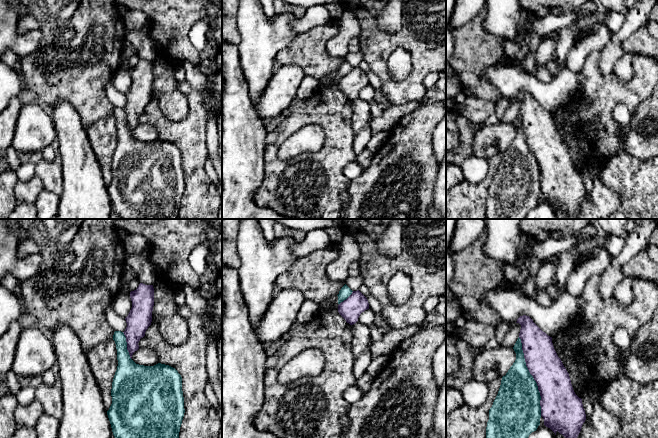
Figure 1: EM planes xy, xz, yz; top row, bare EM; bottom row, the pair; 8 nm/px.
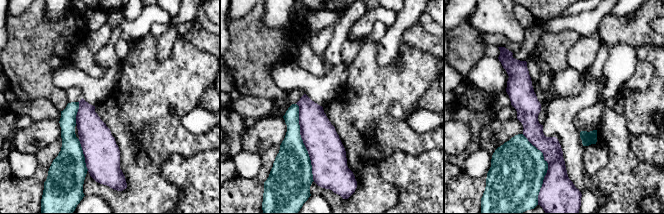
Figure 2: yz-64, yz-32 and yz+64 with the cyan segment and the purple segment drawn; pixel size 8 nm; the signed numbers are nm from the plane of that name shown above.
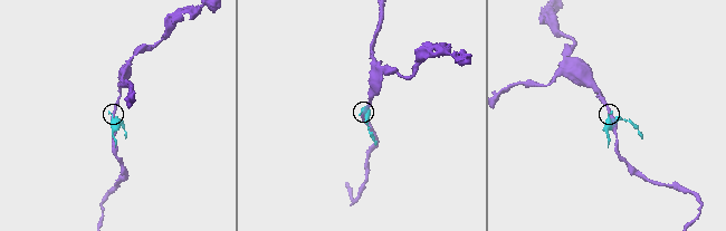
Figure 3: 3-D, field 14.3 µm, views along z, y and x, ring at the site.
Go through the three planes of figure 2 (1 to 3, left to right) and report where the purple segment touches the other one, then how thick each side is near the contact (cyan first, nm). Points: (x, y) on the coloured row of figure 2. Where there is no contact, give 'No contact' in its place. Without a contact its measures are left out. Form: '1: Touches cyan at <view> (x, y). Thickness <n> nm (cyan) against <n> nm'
1: Touches cyan at yz-64 (83, 155). Thickness 300 nm (cyan) against 280 nm
2: Touches cyan at yz-32 (302, 142). Thickness 320 nm (cyan) against 280 nm
3: Touches cyan at yz+64 (547, 169). Thickness 440 nm (cyan) against 320 nm

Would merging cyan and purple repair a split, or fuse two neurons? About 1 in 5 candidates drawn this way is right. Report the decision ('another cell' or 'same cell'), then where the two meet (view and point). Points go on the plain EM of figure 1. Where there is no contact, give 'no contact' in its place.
another cell | yz (532, 152)

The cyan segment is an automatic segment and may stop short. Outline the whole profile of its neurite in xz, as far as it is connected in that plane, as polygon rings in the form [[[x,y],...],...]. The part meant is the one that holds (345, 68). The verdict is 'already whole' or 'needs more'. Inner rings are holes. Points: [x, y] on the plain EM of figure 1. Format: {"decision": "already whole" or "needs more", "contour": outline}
{"decision": "already whole", "contour": [[[345,60],[339,67],[339,70],[337,71],[338,72],[338,80],[340,80],[344,76],[346,76],[352,70],[352,68],[353,67]]]}

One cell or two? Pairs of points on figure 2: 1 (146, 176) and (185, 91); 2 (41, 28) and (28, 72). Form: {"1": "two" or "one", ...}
{"1": "one", "2": "one"}

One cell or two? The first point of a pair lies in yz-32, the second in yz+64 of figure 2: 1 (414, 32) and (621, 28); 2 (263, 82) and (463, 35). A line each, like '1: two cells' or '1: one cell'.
1: one cell
2: one cell

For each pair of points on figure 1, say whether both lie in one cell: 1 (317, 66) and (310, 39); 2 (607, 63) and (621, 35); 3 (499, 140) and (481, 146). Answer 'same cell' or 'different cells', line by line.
1: same cell
2: same cell
3: same cell

